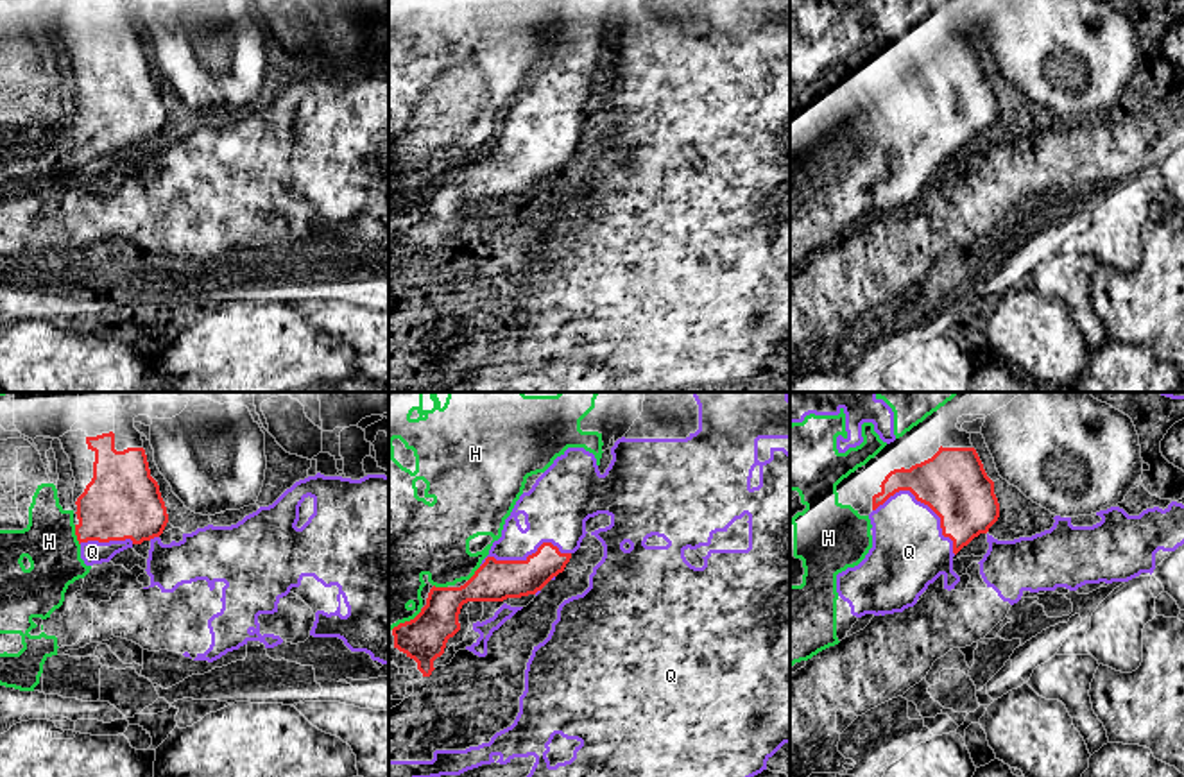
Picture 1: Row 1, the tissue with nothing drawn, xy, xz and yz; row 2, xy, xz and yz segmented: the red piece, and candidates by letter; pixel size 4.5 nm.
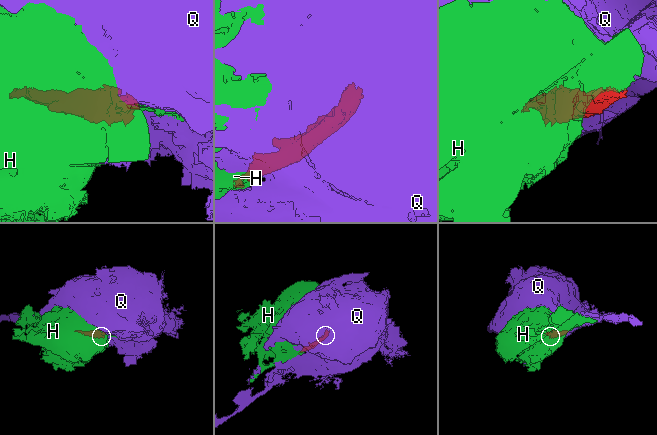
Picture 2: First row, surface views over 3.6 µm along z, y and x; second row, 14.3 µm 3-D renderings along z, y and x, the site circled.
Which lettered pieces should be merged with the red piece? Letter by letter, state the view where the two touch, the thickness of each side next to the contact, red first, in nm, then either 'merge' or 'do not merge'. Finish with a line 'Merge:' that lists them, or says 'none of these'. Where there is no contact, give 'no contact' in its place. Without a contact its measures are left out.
H: xy | 340/240 nm | do not merge
Q: yz | 300/340 nm | do not merge
Merge: none of these

